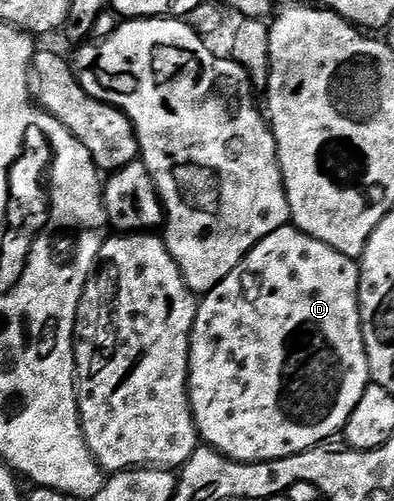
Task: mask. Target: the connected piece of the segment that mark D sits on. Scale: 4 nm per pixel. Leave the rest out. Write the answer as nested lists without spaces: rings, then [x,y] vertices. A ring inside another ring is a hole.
[[[289,224],[270,232],[270,236],[262,239],[236,265],[234,272],[230,272],[226,280],[222,280],[209,294],[199,299],[190,344],[188,395],[192,401],[192,415],[201,439],[228,458],[239,462],[278,460],[335,439],[332,437],[335,434],[337,437],[343,431],[346,420],[350,420],[350,412],[358,408],[358,400],[362,400],[362,392],[366,392],[369,384],[368,357],[360,323],[360,267],[357,259],[347,258],[342,252],[330,248],[330,244],[322,244],[322,240],[297,230],[295,226]]]

